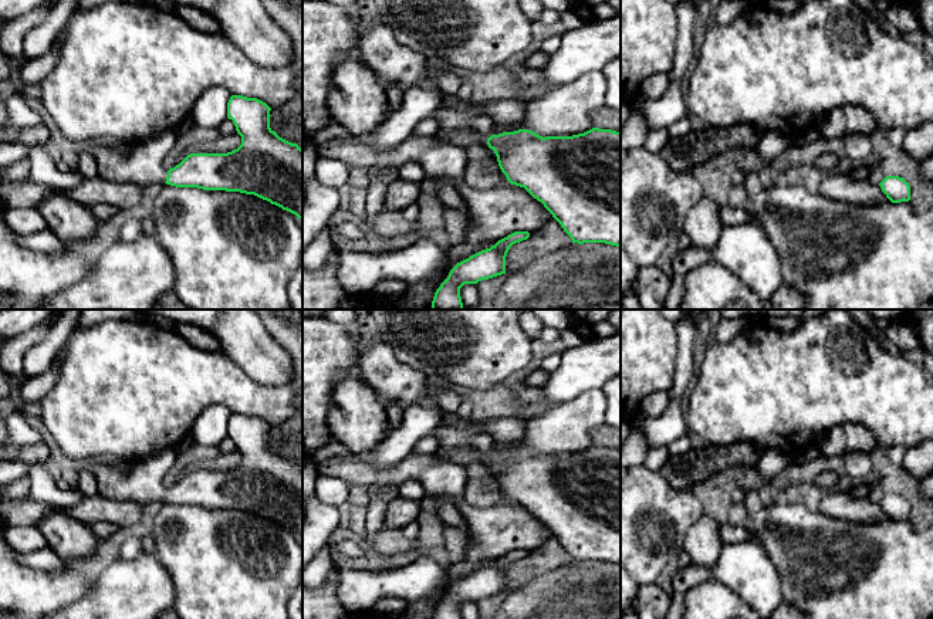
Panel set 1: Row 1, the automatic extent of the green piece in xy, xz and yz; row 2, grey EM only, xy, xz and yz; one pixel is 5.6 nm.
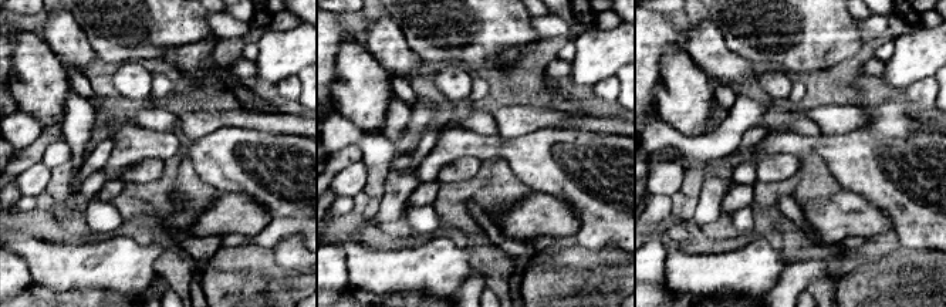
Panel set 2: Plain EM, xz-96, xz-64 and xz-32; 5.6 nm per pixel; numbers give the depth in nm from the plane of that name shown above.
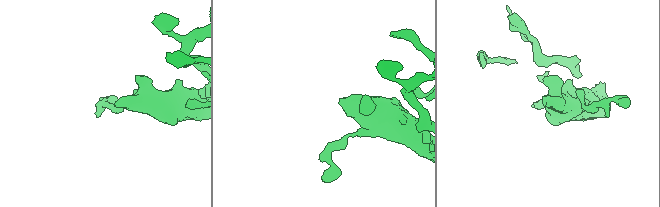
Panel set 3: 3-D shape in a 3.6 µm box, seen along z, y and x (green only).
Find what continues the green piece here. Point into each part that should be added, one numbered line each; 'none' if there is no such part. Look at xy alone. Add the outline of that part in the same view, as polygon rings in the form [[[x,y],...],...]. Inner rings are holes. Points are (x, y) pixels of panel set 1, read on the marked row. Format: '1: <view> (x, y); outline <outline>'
1: xy (141, 163); outline [[[165,131],[125,150],[114,149],[109,142],[91,143],[88,149],[97,160],[99,177],[145,189],[166,182],[168,170],[162,160],[176,138],[176,131]]]

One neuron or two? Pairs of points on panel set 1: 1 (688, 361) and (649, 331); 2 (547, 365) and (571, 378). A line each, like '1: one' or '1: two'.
1: two
2: two

